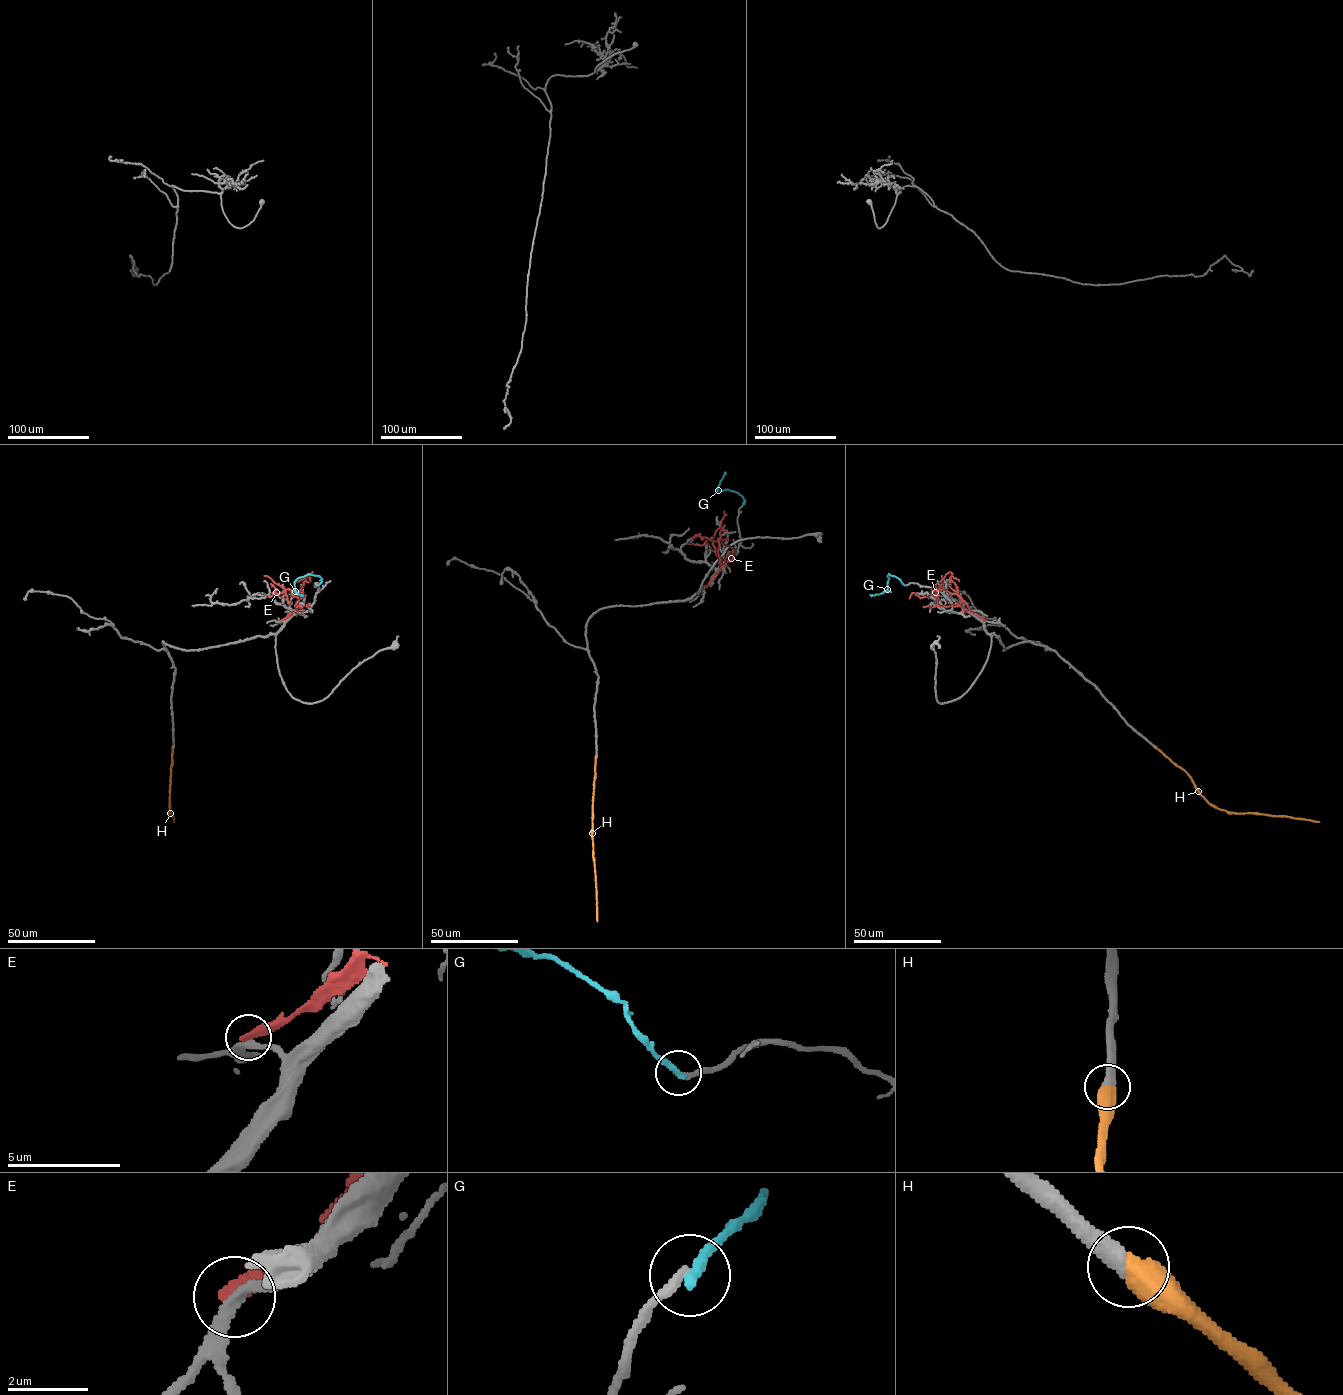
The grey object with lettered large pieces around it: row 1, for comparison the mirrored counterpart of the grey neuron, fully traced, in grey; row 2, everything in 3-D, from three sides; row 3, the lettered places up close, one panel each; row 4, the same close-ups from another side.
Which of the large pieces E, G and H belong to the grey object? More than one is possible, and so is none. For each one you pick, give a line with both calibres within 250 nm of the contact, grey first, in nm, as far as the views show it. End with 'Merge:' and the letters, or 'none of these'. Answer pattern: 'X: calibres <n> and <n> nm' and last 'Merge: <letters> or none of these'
H: calibres 440 and 700 nm
Merge: H

